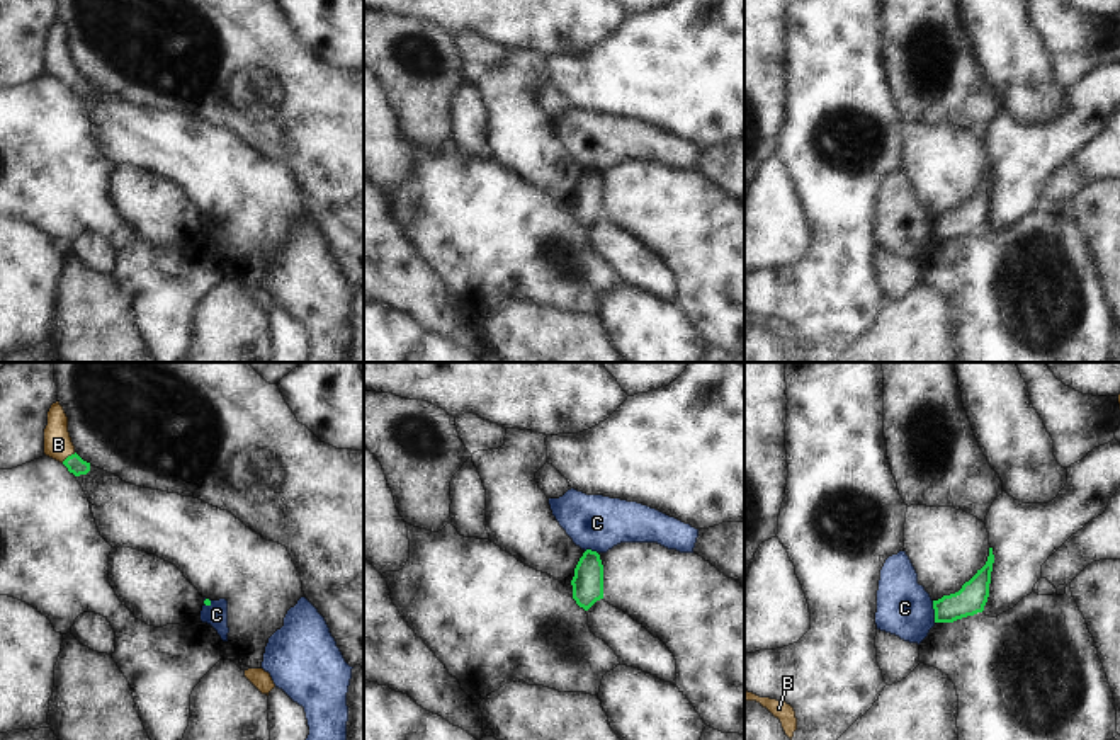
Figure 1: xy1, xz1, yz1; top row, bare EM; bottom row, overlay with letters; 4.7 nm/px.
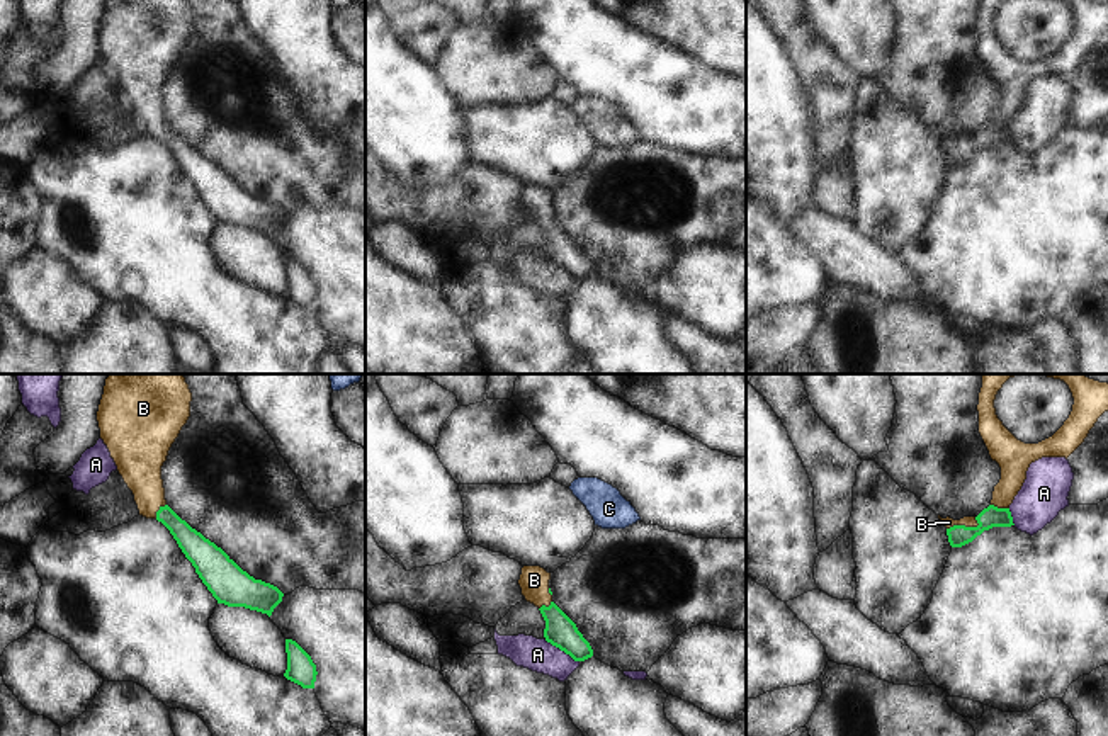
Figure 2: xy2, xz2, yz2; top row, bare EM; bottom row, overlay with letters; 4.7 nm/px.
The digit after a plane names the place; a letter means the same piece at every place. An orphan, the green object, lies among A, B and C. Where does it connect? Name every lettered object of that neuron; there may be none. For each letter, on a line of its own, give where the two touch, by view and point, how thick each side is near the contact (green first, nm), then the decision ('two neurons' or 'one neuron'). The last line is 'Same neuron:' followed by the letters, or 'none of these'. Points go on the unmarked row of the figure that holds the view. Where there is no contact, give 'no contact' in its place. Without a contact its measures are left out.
A: contact xz2 (561, 269); calibres 150 and 160 nm; two neurons
B: contact yz2 (962, 145); calibres 100 and 50 nm; one neuron
C: contact yz1 (935, 230); calibres 140 and 260 nm; two neurons
Same neuron: B

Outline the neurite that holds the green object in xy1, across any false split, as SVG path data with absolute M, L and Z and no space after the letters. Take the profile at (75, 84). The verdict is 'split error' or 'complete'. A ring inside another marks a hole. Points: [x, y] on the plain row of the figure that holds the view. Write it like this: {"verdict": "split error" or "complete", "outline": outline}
{"verdict": "split error", "outline": "M59 20L53 22L48 31L44 73L63 82L75 95L87 94L90 90L90 82L83 80L75 71L75 65L68 51L68 36Z"}

